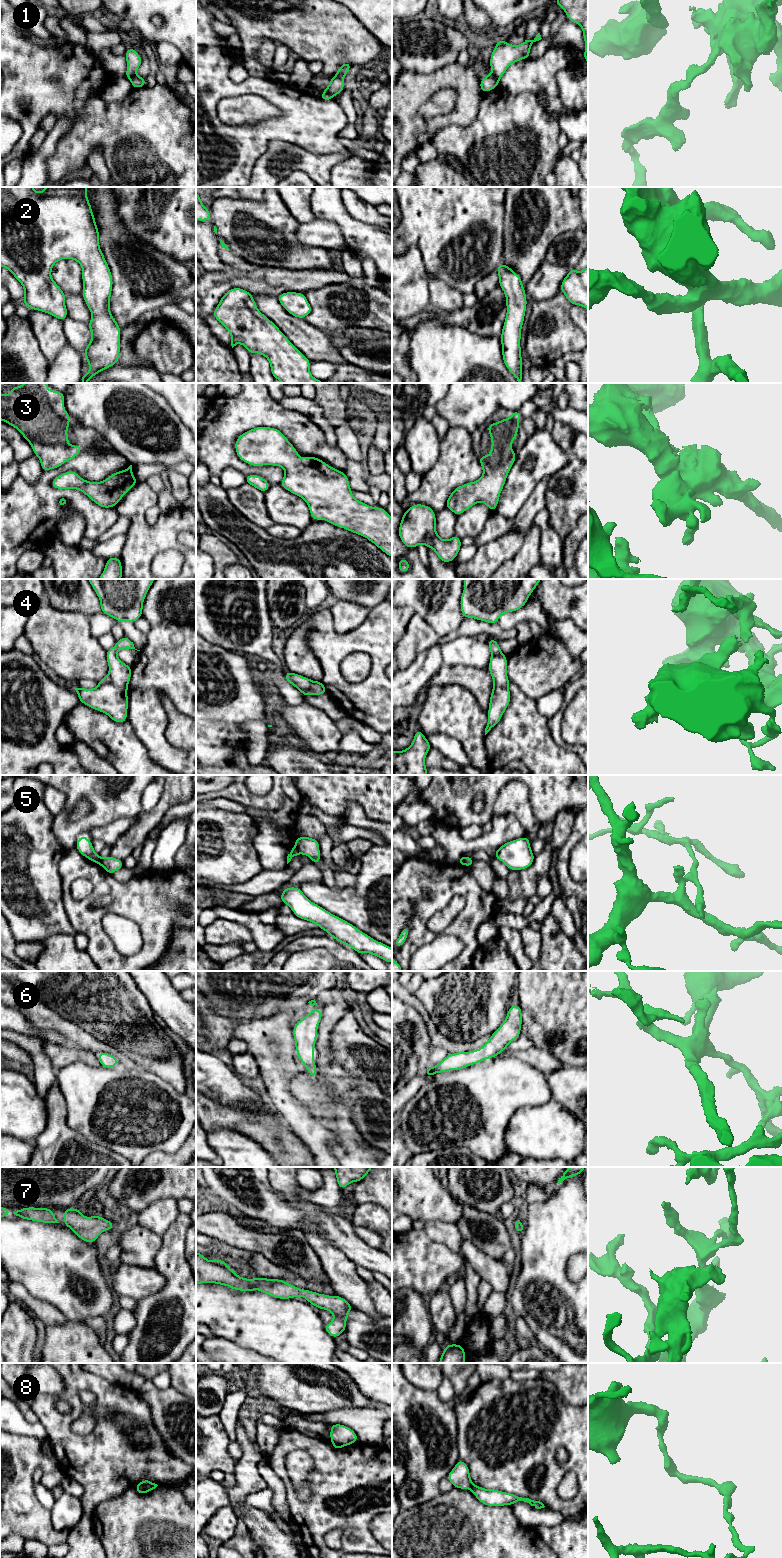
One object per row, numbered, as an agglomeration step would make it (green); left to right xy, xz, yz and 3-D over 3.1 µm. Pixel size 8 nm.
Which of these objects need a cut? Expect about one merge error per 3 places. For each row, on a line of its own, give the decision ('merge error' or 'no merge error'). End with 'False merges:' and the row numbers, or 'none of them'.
1: merge error
2: no merge error
3: no merge error
4: merge error
5: merge error
6: no merge error
7: no merge error
8: merge error
False merges: 1, 4, 5, 8

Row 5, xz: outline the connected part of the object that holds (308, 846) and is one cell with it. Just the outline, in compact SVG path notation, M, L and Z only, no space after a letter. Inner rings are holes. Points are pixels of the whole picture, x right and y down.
M299 836L295 840L295 847L299 854L304 854L312 859L312 862L316 865L320 863L320 849L319 841L305 836Z

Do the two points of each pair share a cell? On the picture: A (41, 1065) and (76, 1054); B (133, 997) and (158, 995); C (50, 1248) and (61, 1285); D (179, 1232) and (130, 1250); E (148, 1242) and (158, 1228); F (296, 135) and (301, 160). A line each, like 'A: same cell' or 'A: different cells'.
A: different cells
B: different cells
C: same cell
D: different cells
E: different cells
F: different cells

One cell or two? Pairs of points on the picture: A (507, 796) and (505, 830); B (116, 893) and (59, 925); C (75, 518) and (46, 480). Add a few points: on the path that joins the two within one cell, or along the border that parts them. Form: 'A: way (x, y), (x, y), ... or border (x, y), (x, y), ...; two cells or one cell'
A: border (493, 815), (511, 814), (524, 830); two cells
B: border (62, 897), (67, 919), (77, 932); two cells
C: border (83, 515), (72, 511), (57, 524), (56, 530); two cells

